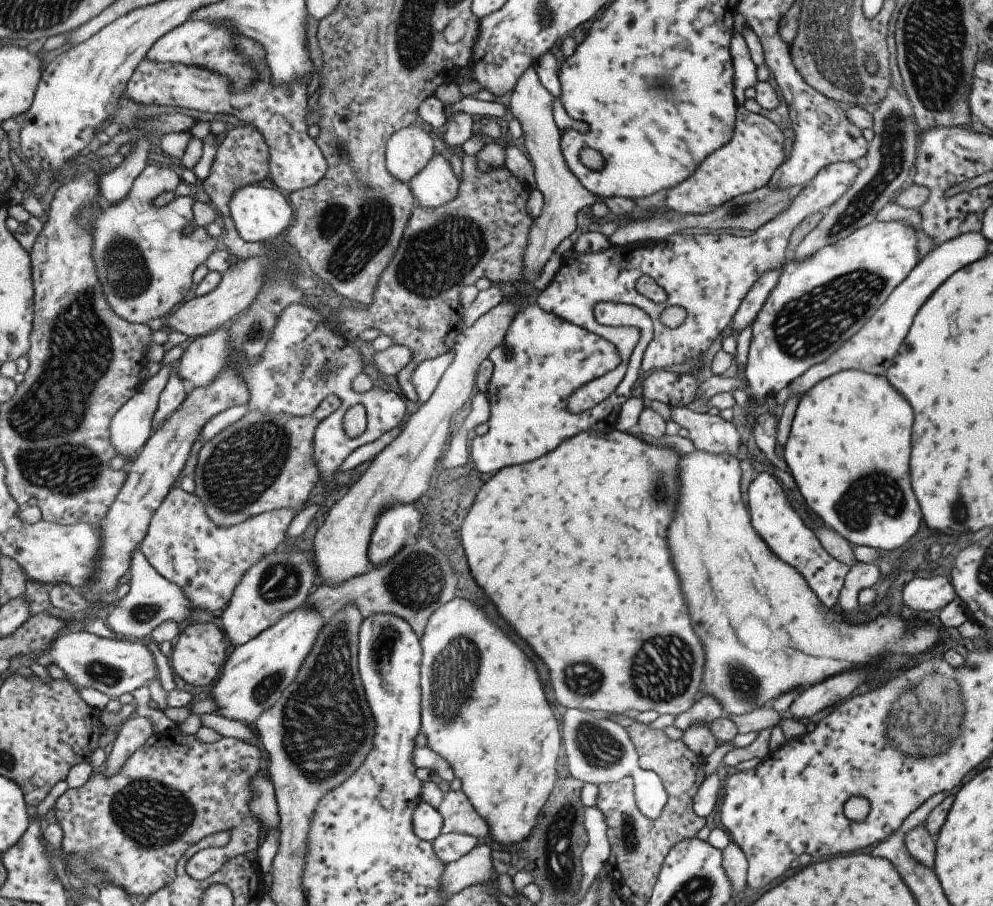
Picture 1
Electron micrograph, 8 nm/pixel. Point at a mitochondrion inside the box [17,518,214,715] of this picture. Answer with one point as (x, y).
(104, 675)

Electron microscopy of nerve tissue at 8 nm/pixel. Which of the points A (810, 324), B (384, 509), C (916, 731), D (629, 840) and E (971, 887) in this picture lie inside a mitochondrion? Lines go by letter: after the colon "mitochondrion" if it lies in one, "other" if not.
A: mitochondrion
B: other
C: mitochondrion
D: mitochondrion
E: other

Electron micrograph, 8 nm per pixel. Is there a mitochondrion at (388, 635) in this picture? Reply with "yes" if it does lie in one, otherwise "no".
yes

